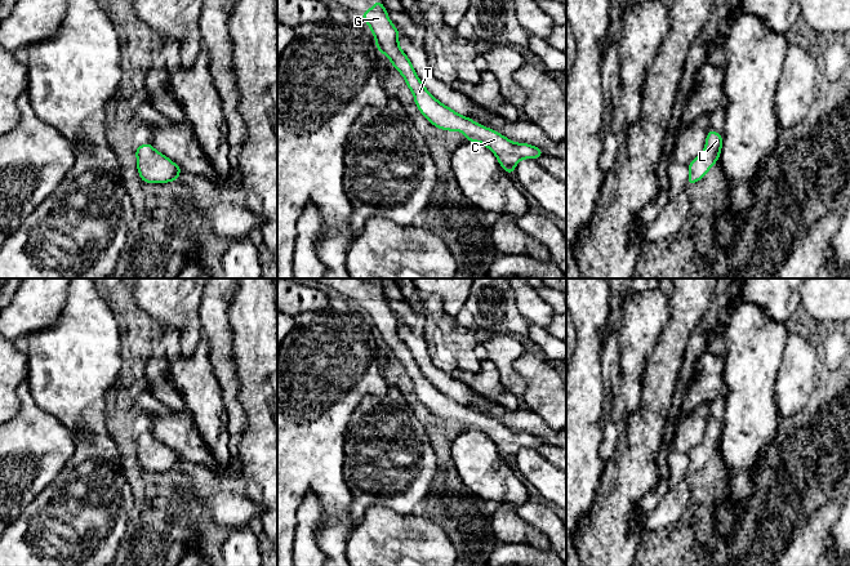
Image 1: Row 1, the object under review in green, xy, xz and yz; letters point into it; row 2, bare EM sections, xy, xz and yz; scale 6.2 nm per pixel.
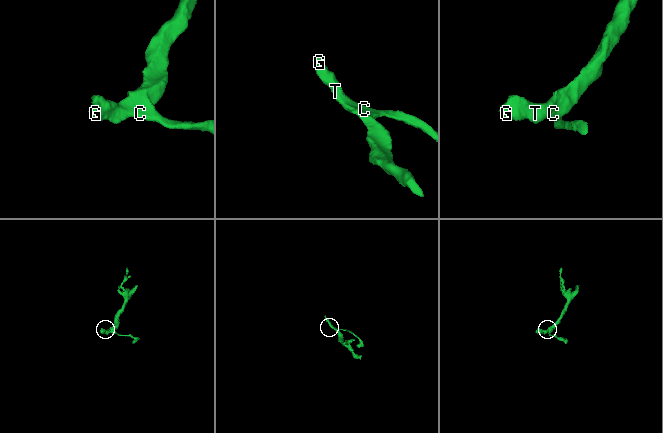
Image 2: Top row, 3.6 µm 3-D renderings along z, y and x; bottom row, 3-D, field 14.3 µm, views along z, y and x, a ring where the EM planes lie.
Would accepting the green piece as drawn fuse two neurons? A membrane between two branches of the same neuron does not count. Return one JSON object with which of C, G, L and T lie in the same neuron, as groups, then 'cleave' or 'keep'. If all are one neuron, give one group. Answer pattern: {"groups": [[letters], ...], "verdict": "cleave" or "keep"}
{"groups": [["C", "G", "L", "T"]], "verdict": "keep"}

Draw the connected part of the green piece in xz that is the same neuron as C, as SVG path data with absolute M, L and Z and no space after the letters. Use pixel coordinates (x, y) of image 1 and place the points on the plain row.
M378 289L369 299L361 303L369 313L370 322L375 325L378 340L390 347L392 355L402 364L408 376L414 384L417 397L436 416L450 420L460 420L467 425L467 431L485 433L498 447L499 454L511 464L516 454L522 447L538 447L544 444L538 436L528 432L515 432L491 419L477 413L469 406L460 405L454 398L439 391L422 373L406 343L399 334L400 321L390 309L387 299Z

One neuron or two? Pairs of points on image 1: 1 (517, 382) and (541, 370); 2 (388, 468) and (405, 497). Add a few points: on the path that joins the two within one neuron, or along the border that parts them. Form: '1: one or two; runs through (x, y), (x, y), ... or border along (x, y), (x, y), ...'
1: two; border along (525, 352), (512, 366), (524, 382), (521, 397)
2: one; runs through (395, 475), (403, 490)

